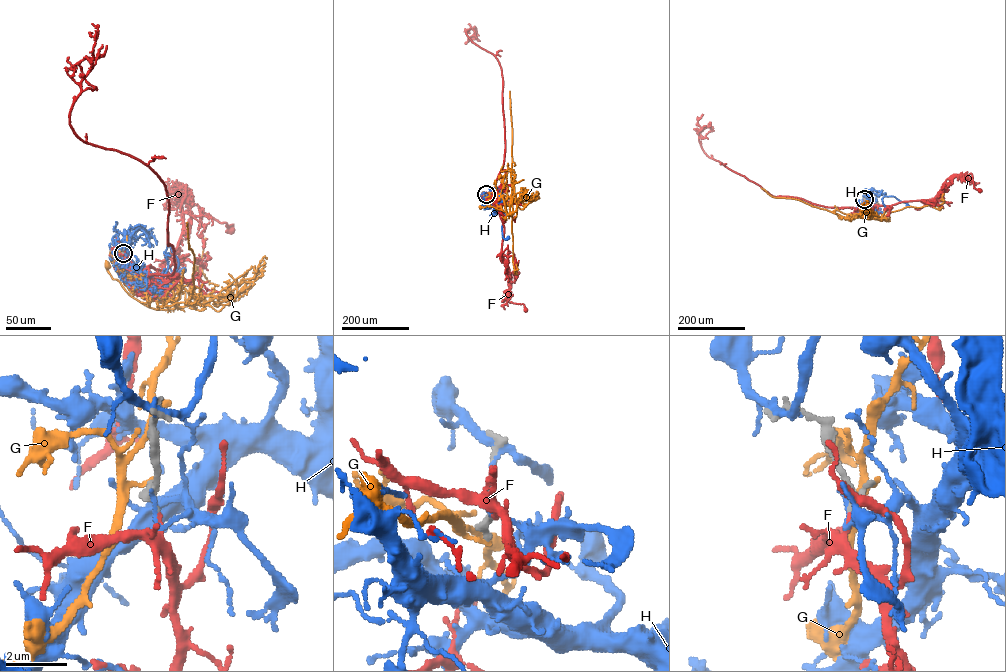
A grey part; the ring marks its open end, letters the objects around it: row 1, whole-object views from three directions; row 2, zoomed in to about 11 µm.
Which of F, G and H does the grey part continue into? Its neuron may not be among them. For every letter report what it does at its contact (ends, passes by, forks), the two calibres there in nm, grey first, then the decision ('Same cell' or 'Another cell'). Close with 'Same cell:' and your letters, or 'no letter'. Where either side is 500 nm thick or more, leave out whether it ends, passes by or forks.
F: It ends there. Thickness 280 nm (grey) against 180 nm. Same cell
G: It ends there. Thickness 170 nm (grey) against 140 nm. Another cell
H: It ends there. Thickness 280 nm (grey) against 130 nm. Another cell
Same cell: F

